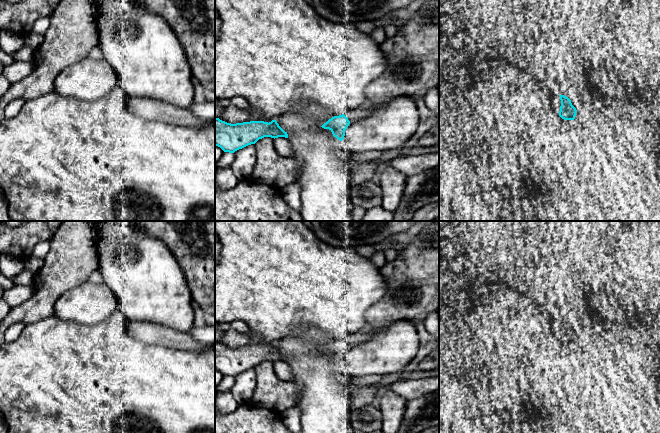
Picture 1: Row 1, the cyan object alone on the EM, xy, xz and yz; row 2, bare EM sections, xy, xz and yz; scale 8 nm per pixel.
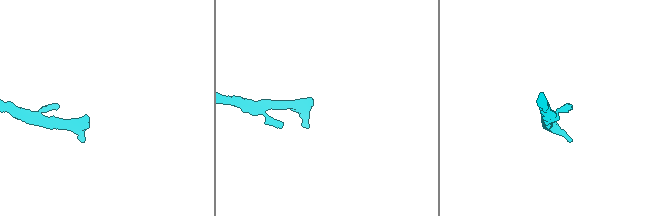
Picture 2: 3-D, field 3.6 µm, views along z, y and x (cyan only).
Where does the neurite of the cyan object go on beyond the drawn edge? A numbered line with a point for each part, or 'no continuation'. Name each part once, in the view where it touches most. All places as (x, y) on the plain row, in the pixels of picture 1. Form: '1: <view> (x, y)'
1: yz (556, 326)

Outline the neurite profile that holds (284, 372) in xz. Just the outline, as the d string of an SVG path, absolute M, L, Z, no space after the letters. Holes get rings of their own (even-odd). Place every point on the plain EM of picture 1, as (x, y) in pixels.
M278 361L274 363L274 370L278 378L283 381L291 381L292 379L292 369L288 362Z

